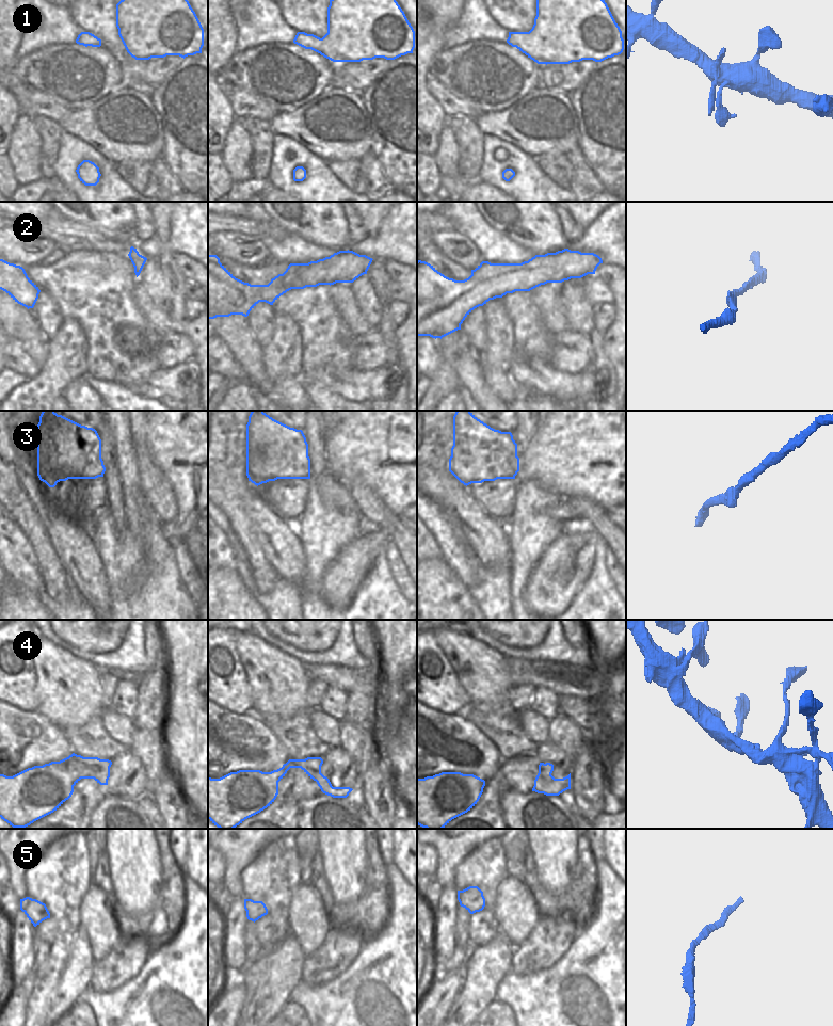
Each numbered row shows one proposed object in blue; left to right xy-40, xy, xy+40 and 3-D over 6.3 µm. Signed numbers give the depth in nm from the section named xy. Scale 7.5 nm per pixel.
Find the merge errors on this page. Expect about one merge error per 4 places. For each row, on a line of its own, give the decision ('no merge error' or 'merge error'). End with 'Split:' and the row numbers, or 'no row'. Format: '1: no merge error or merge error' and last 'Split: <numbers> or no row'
1: no merge error
2: no merge error
3: merge error
4: no merge error
5: no merge error
Split: 3

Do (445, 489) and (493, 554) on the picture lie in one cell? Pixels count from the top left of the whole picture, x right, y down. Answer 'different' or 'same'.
same

